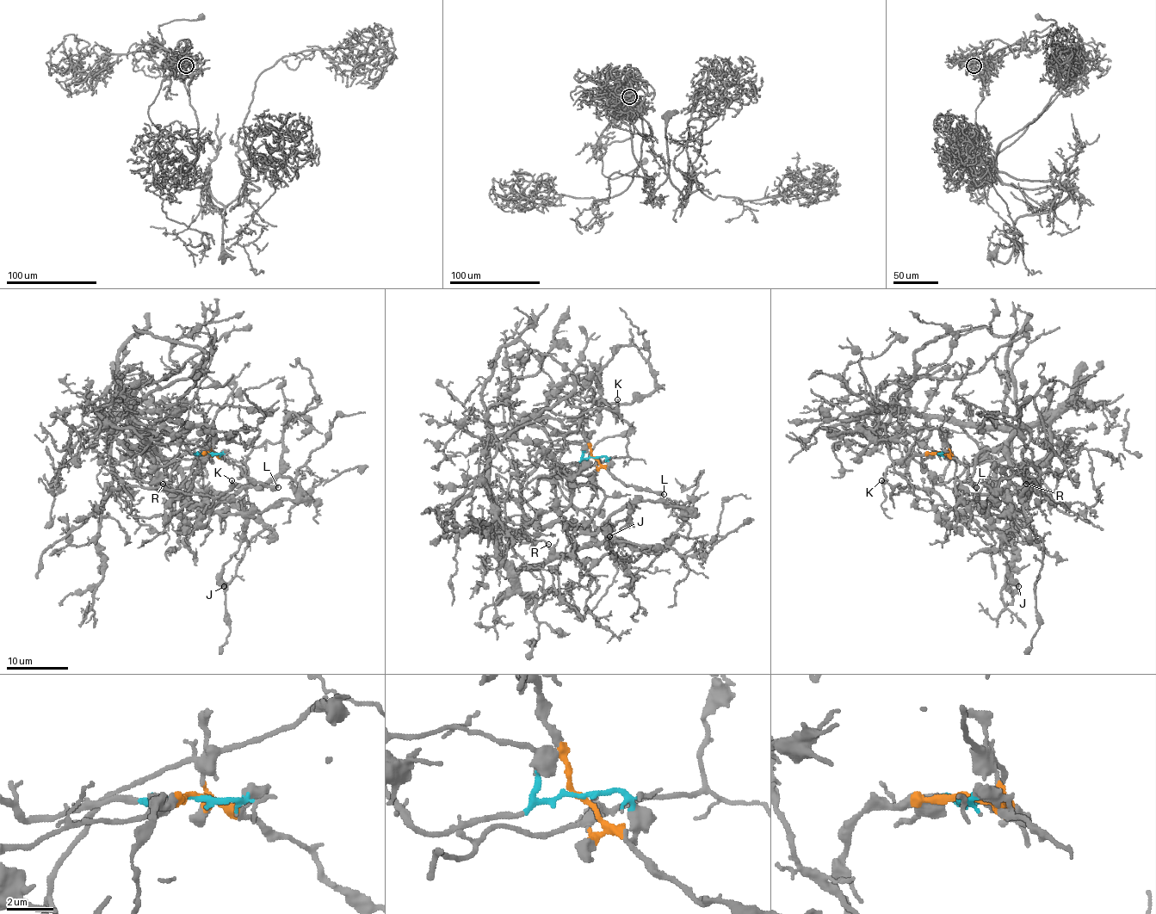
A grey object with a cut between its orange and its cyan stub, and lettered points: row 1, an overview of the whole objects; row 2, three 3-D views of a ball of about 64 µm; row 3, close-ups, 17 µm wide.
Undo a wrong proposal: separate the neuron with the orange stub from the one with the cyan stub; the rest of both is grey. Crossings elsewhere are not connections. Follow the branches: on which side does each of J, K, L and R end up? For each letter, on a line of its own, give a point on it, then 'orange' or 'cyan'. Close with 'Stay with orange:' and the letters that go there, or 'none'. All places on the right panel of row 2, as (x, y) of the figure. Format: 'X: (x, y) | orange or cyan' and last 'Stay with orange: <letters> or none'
J: (1018, 586) | cyan
K: (881, 480) | orange
L: (976, 487) | orange
R: (1026, 484) | cyan
Stay with orange: K, L

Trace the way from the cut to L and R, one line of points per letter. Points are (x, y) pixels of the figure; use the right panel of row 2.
L: (940, 452), (948, 453), (967, 469), (967, 477), (977, 487)
R: (940, 452), (955, 462), (960, 489), (981, 452), (977, 462), (1012, 458), (1027, 484)

